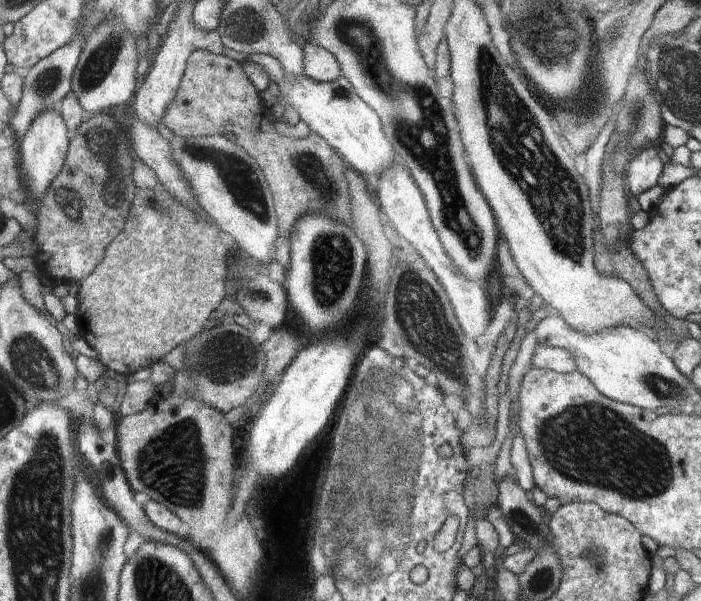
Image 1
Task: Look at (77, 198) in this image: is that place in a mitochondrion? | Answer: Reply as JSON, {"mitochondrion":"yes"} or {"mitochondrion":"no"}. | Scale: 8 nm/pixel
{"mitochondrion":"yes"}

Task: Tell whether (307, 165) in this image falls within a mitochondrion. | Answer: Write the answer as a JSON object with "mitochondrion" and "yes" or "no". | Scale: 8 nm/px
{"mitochondrion":"yes"}

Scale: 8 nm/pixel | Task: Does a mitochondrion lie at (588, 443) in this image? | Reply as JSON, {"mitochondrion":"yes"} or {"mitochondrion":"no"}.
{"mitochondrion":"yes"}

